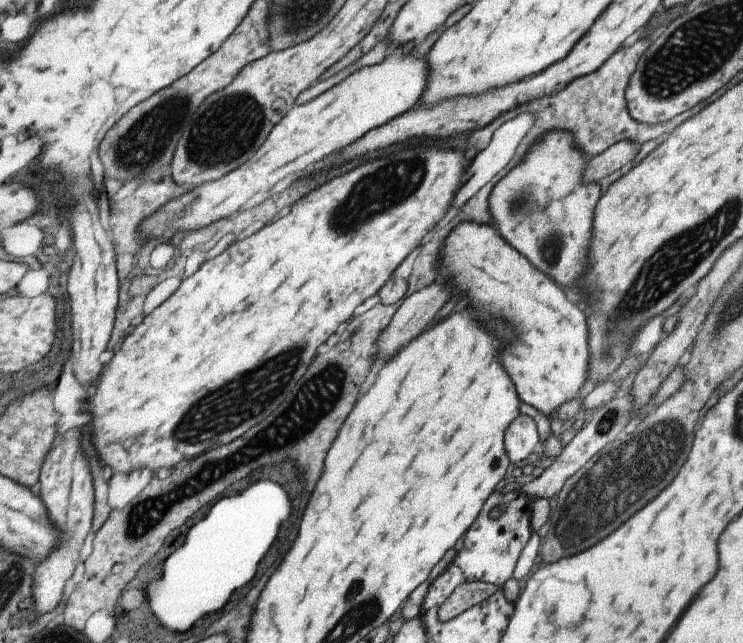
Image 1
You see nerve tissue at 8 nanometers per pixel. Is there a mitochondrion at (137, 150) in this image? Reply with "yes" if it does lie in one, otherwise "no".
yes

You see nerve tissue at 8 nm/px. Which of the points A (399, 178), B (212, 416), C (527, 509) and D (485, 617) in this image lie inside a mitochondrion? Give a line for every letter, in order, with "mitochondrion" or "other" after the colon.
A: mitochondrion
B: mitochondrion
C: other
D: other

